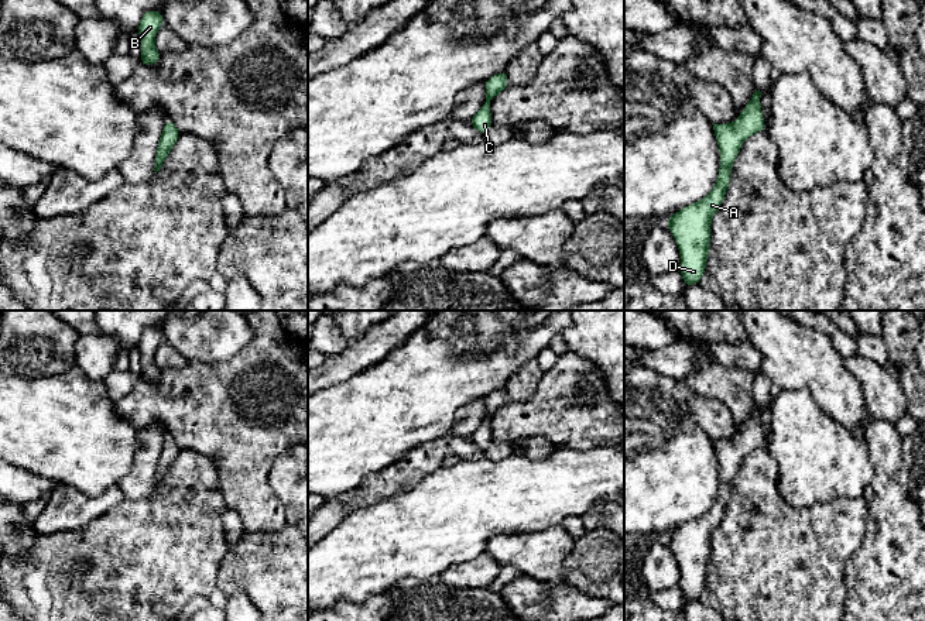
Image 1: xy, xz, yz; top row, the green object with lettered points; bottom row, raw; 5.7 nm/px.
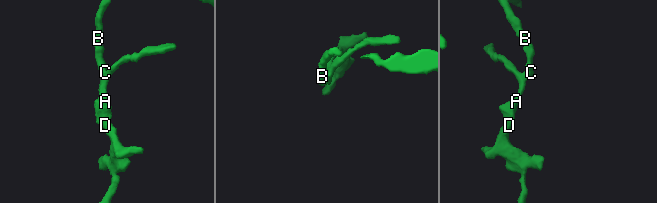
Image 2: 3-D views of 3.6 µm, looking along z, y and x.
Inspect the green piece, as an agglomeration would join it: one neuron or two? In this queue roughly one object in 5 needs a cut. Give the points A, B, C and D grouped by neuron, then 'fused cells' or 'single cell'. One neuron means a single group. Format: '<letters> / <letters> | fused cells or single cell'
A B C D | single cell

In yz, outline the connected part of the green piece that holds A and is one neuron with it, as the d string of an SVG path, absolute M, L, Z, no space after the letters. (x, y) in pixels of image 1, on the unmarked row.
M756 406L751 416L732 440L713 440L720 464L720 488L715 505L702 517L684 524L665 539L681 567L681 590L685 604L699 600L705 589L710 556L710 535L719 526L730 500L732 480L746 453L764 447L760 422L761 408Z

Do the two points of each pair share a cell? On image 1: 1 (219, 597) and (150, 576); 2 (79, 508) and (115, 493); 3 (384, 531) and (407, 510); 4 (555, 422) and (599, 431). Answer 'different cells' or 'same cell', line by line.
1: different cells
2: same cell
3: same cell
4: same cell

